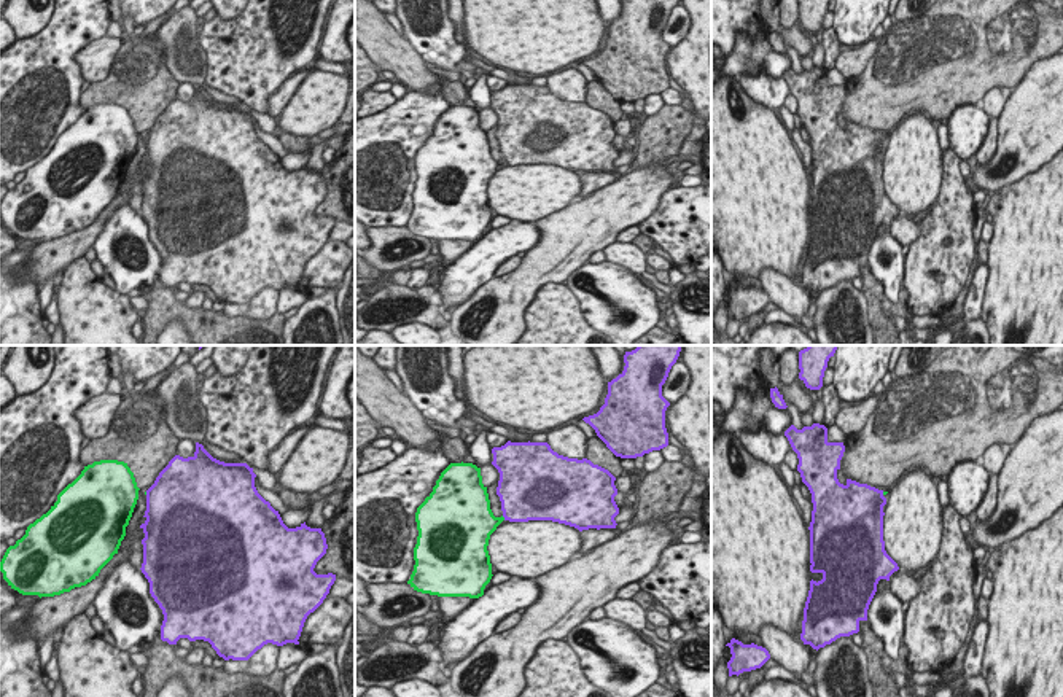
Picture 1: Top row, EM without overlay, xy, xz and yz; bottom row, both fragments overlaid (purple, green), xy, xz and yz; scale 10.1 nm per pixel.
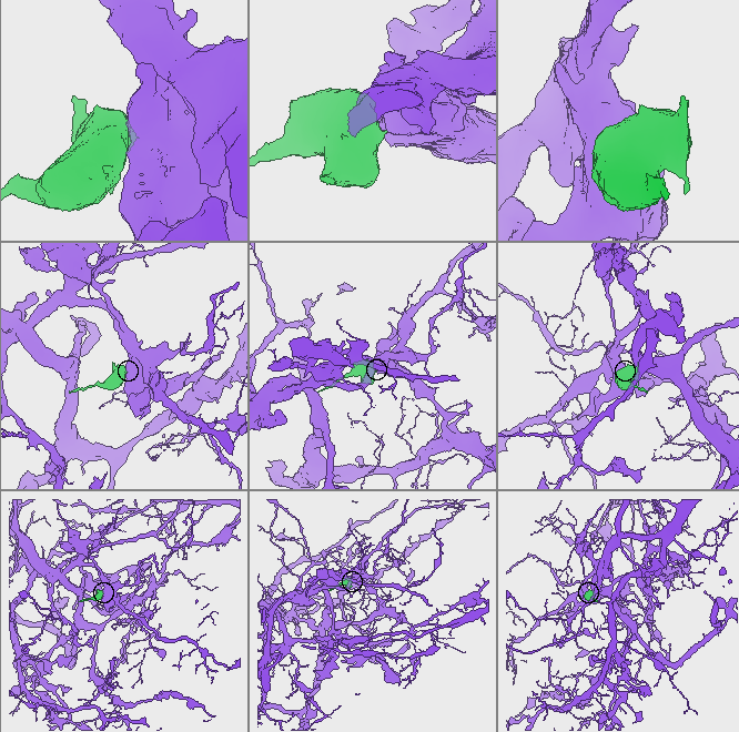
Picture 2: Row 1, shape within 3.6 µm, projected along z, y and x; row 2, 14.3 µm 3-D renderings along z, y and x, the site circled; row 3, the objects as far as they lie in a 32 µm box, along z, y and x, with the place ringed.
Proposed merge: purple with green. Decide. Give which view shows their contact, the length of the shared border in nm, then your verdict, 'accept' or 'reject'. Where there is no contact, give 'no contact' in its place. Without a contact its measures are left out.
contact in xz; length 60 nm; reject

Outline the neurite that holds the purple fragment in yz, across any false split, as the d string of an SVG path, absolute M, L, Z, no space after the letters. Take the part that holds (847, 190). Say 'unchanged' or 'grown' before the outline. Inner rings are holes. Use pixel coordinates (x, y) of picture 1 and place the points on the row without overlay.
unchanged | M820 67L797 73L791 68L785 80L797 97L802 126L812 137L810 165L810 215L821 216L821 224L810 224L810 234L804 251L802 277L804 288L813 293L824 291L840 280L859 275L859 266L867 264L869 248L877 236L880 223L899 213L886 197L883 185L883 134L847 123L840 127L837 115L845 95L843 86L829 86L827 72Z

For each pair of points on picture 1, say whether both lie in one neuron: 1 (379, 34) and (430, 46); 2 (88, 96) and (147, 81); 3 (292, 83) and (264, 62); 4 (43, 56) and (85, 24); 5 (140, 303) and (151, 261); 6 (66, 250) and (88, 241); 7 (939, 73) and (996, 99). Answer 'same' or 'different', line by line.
1: different
2: same
3: different
4: same
5: different
6: same
7: different

